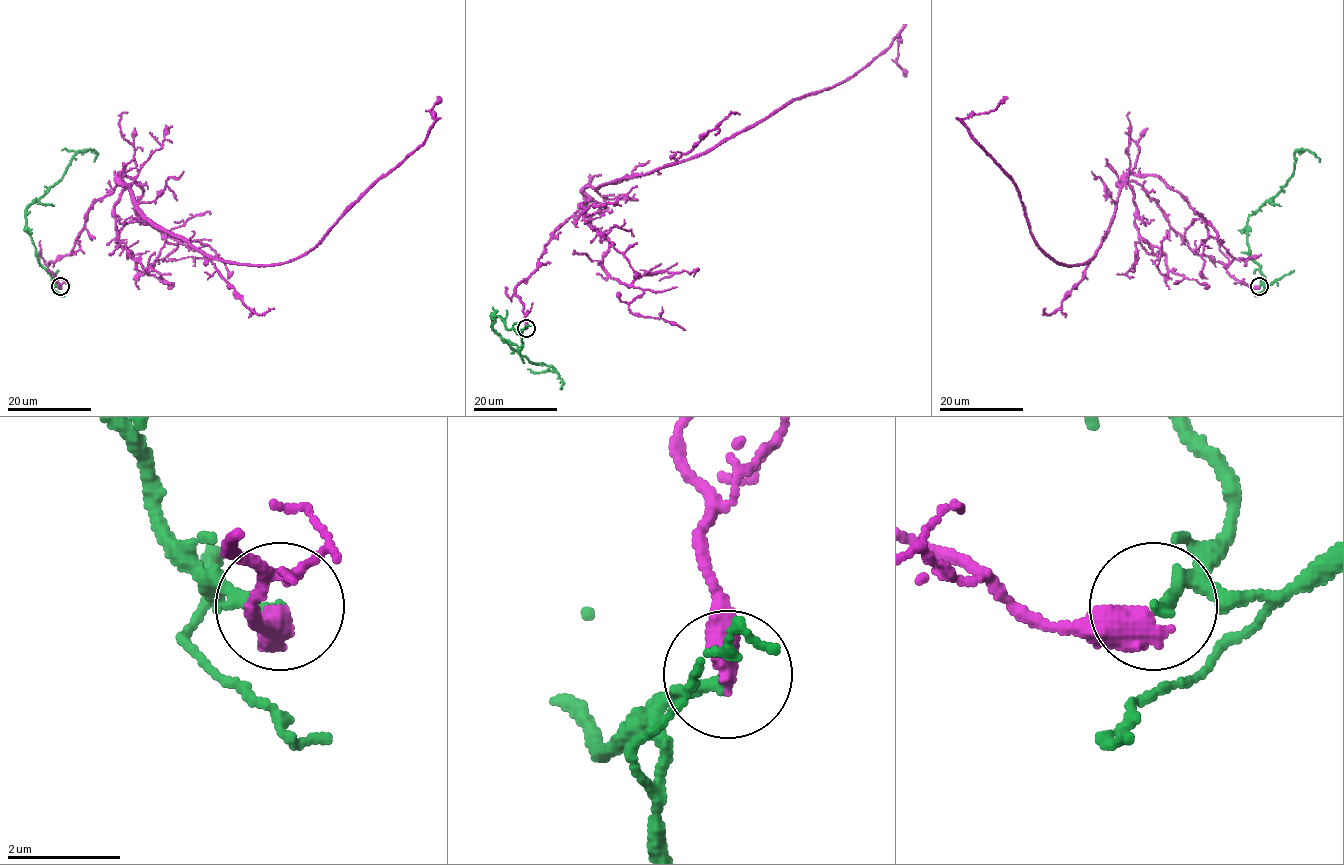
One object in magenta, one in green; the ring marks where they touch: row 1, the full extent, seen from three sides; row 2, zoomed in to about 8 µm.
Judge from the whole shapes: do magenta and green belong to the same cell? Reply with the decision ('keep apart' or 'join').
keep apart

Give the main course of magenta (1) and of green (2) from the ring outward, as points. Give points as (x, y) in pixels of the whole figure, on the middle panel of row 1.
1: (526, 327), (515, 288), (583, 209), (584, 190), (712, 150), (851, 77), (900, 31), (906, 76)
2: (526, 328), (517, 333), (500, 316), (491, 317), (491, 327), (530, 363), (549, 365), (563, 384), (560, 389)

